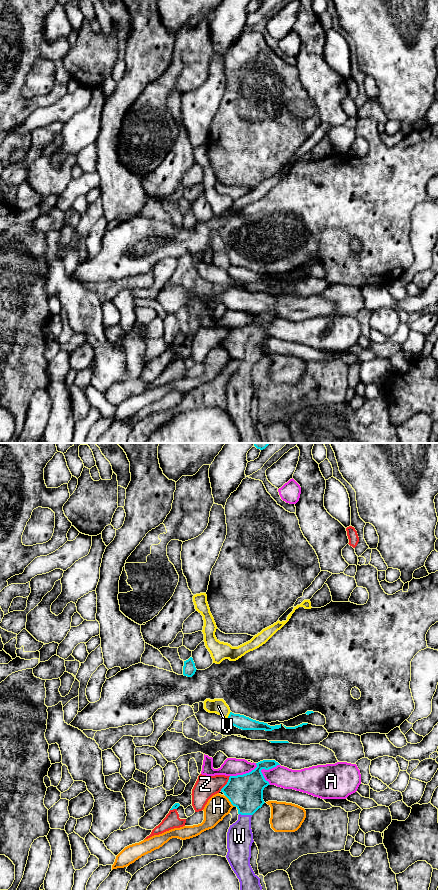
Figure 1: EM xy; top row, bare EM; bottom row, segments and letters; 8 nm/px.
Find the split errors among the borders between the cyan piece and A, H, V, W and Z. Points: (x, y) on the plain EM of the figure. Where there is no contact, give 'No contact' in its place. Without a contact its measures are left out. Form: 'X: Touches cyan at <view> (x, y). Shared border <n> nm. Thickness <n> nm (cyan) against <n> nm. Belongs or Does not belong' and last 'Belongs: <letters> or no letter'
A: Touches cyan at xy (263, 320). Shared border 190 nm. Thickness 280 nm (cyan) against 170 nm. Does not belong
H: Touches cyan at xy (229, 352). Shared border 130 nm. Thickness 280 nm (cyan) against 190 nm. Does not belong
V: Touches cyan at xy (229, 267). Shared border 70 nm. Thickness 110 nm (cyan) against 120 nm. Does not belong
W: Touches cyan at xy (245, 366). Shared border 110 nm. Thickness 280 nm (cyan) against 200 nm. Belongs
Z: Touches cyan at xy (227, 335). Shared border 150 nm. Thickness 280 nm (cyan) against 180 nm. Does not belong
Belongs: W

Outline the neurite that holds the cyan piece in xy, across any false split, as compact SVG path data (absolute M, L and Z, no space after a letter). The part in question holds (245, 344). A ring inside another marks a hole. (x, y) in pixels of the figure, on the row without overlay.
M263 312L249 325L230 328L221 344L238 361L238 372L230 377L227 384L226 410L240 434L240 443L263 443L260 430L251 417L251 398L254 394L251 381L252 367L265 355L263 342L269 336L261 322L280 317L275 312Z

